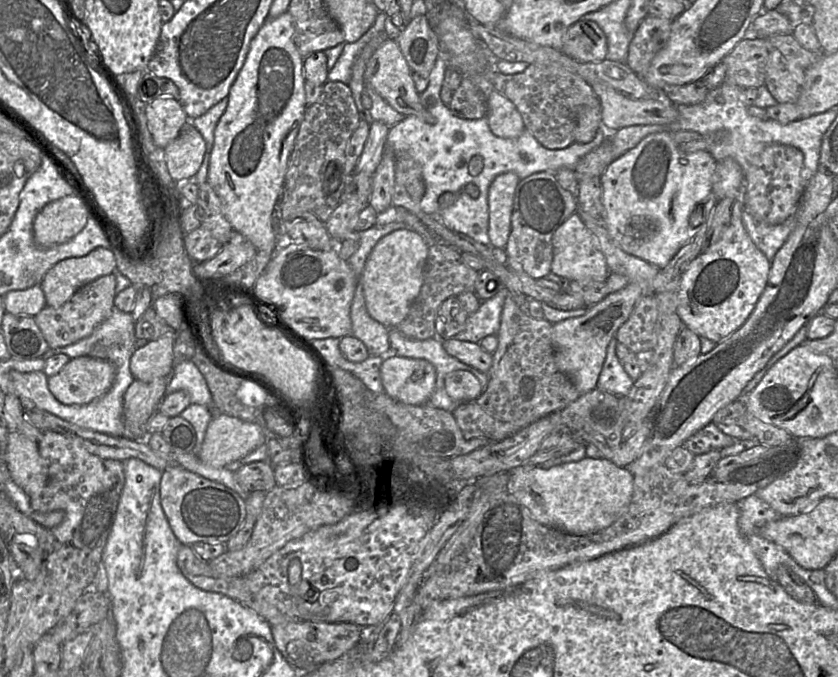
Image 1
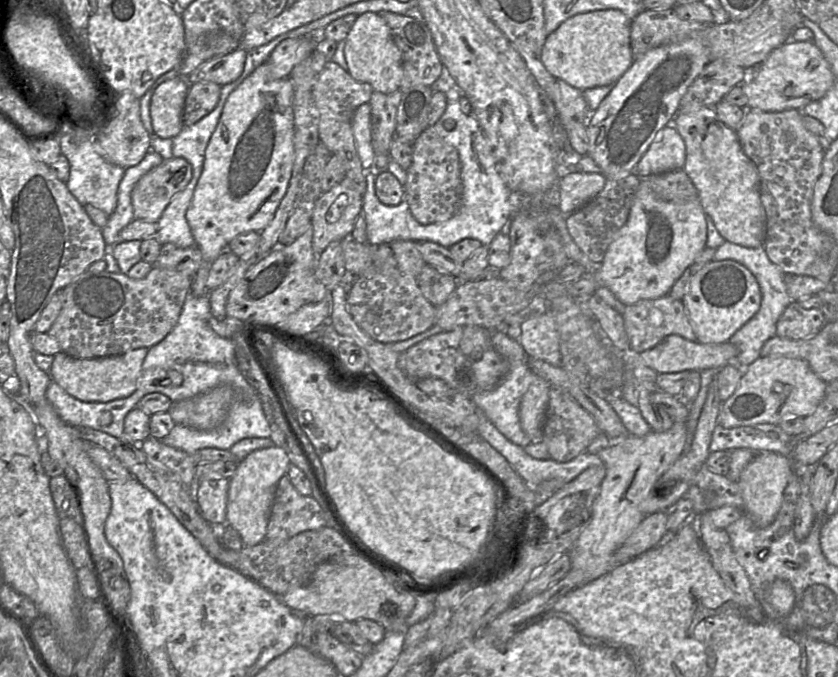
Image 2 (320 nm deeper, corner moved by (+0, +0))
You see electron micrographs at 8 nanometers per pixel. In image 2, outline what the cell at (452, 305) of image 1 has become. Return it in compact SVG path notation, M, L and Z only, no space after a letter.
M425 264L418 277L418 285L423 296L437 308L445 303L457 288L458 280Z

